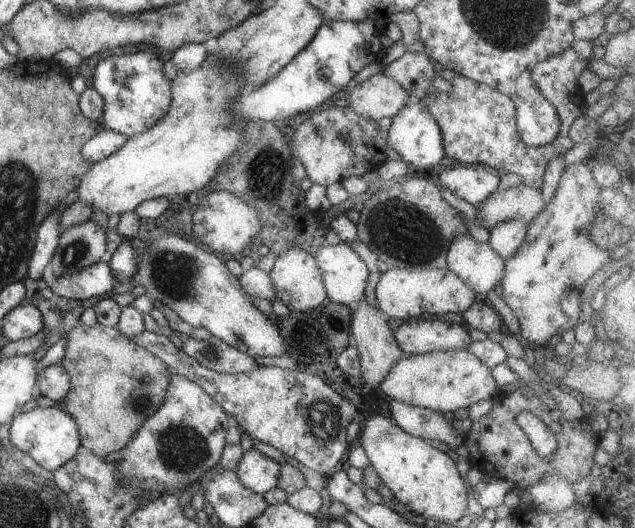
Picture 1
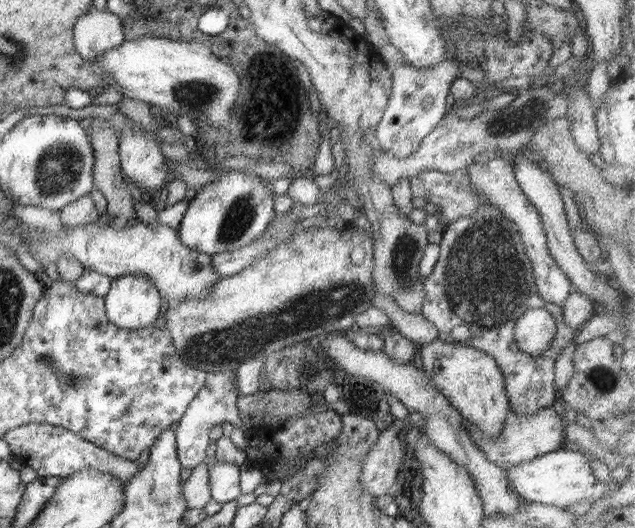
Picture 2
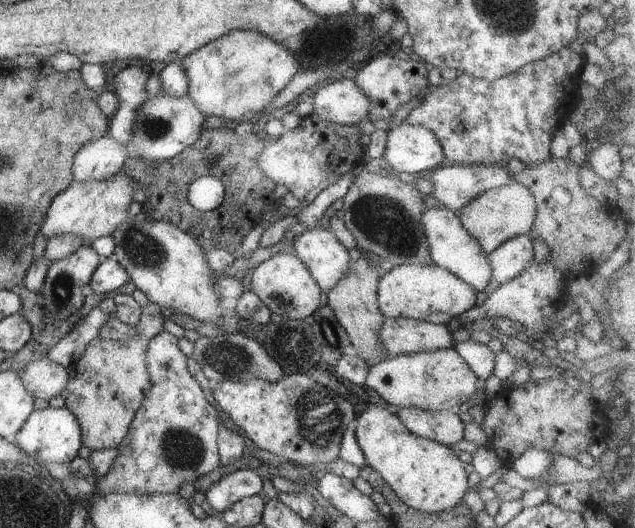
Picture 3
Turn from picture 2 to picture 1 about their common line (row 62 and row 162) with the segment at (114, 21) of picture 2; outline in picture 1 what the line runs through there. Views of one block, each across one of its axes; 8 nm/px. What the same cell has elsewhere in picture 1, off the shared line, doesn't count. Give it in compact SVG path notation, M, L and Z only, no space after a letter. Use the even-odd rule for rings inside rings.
M100 127L99 131L82 146L82 154L91 164L108 158L126 144L127 136L121 132Z

